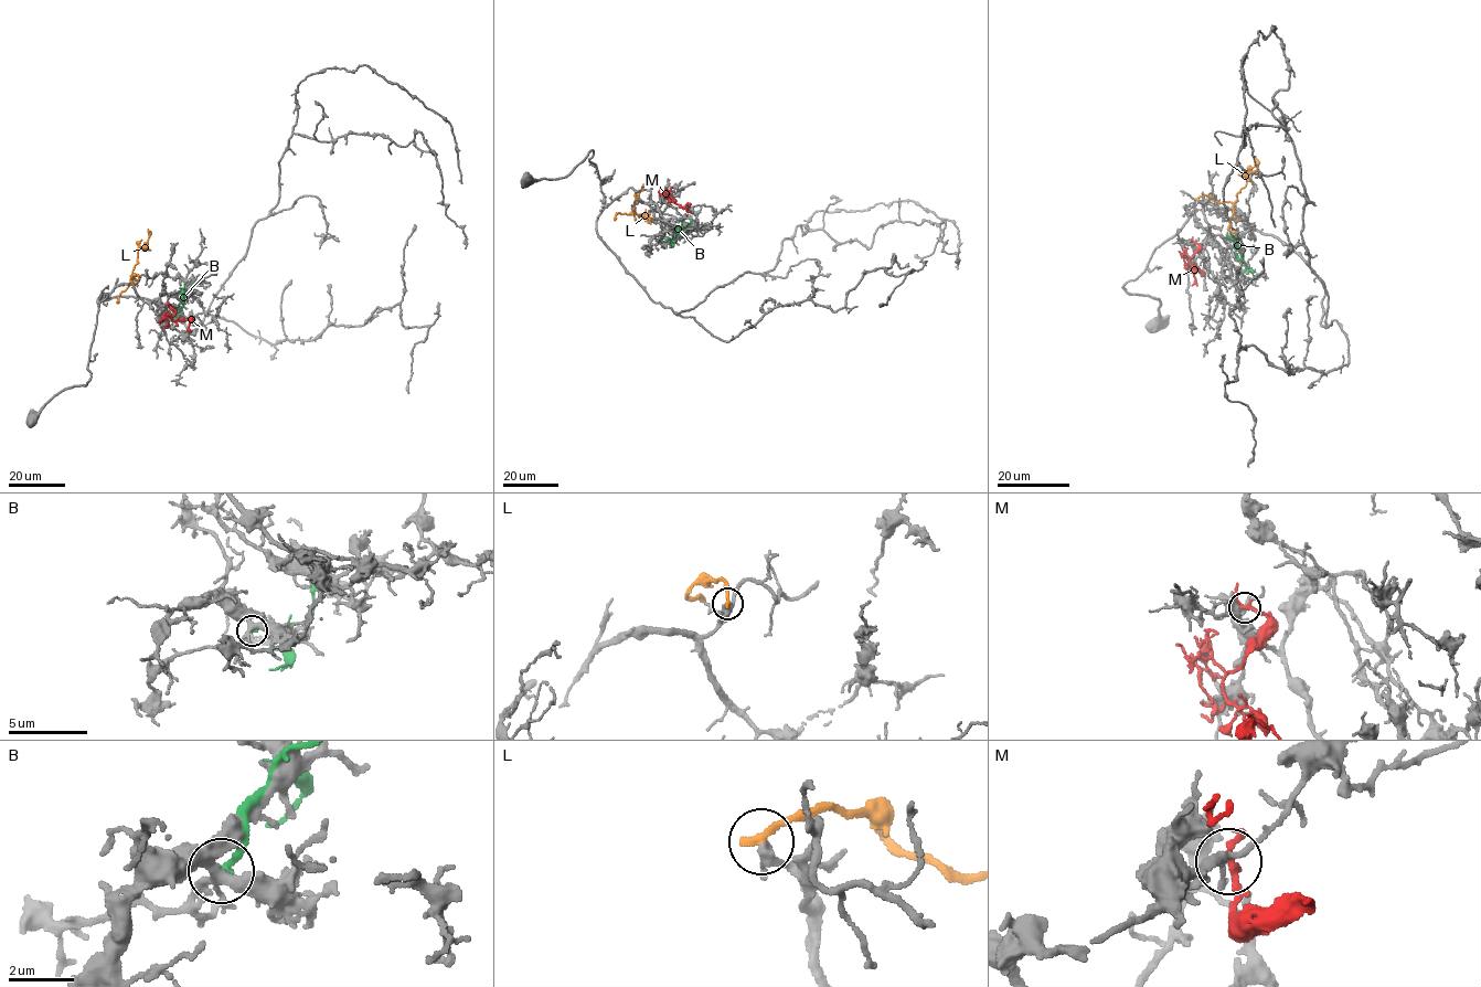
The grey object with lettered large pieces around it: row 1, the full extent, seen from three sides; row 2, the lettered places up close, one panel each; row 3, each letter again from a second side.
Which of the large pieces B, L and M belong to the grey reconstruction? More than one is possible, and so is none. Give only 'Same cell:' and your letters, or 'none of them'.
Same cell: none of them

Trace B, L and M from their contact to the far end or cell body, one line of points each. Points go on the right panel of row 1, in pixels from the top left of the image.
B: (1244, 276), (1245, 263), (1235, 241), (1226, 236)
L: (1197, 199), (1208, 197), (1218, 202), (1234, 202), (1237, 193), (1245, 186), (1247, 174), (1256, 169), (1256, 156)
M: (1194, 243), (1199, 245), (1189, 262), (1200, 269), (1193, 274), (1195, 282), (1192, 285)

